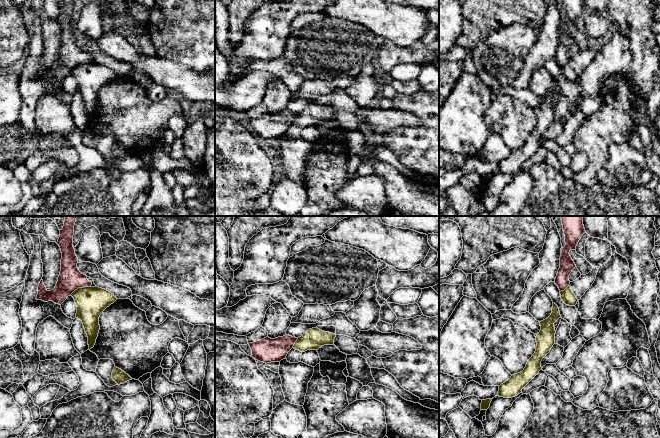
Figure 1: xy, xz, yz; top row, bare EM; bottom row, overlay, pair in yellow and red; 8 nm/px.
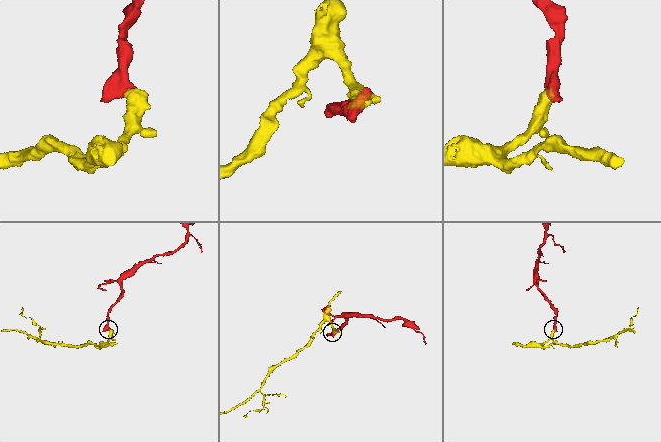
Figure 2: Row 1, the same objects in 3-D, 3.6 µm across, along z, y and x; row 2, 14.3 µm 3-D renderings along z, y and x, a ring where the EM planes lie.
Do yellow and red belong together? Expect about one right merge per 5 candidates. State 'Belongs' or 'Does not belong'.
Does not belong

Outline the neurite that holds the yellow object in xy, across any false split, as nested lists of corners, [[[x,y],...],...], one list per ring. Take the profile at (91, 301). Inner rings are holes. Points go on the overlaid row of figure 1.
[[[99,287],[78,288],[71,296],[74,298],[77,306],[76,318],[80,319],[83,323],[90,350],[94,347],[98,337],[100,315],[117,298],[114,294]]]

